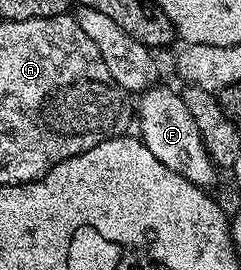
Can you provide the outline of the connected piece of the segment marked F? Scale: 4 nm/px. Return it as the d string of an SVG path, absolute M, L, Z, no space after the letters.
M152 86L138 93L137 129L145 146L159 162L169 166L181 178L189 178L199 188L210 189L215 180L217 166L209 158L205 150L205 142L201 142L201 130L197 130L197 122L193 122L193 114L185 107L182 95L171 88Z

